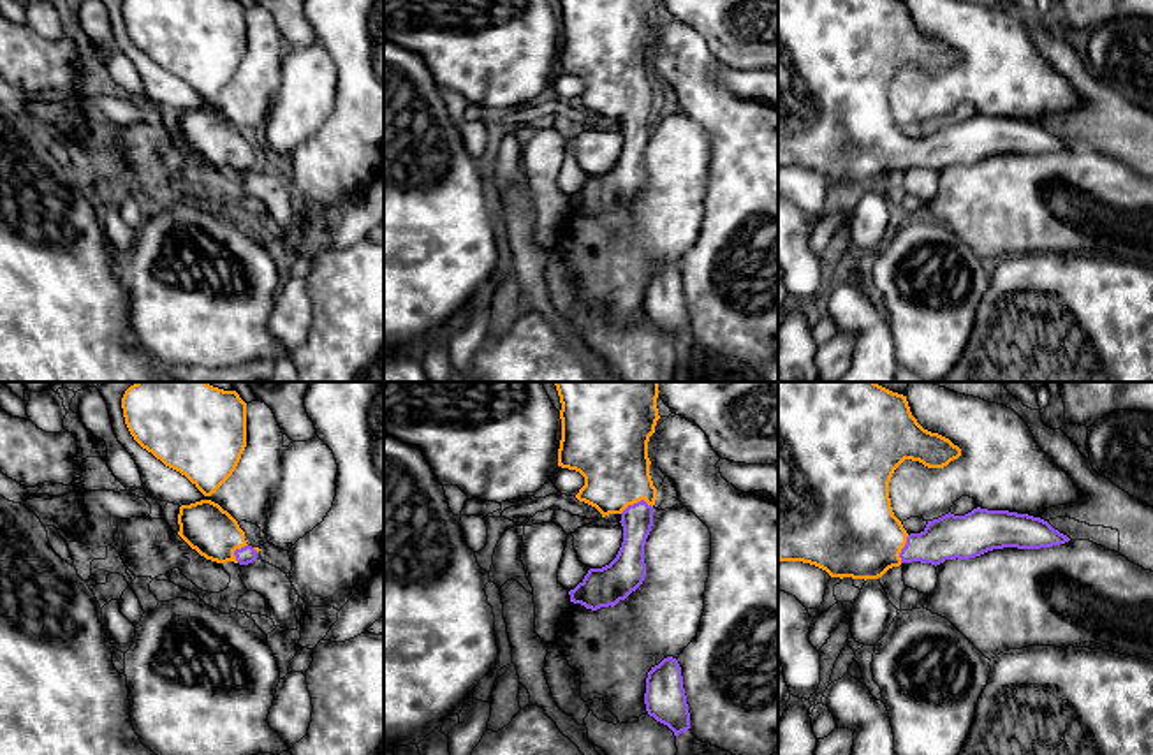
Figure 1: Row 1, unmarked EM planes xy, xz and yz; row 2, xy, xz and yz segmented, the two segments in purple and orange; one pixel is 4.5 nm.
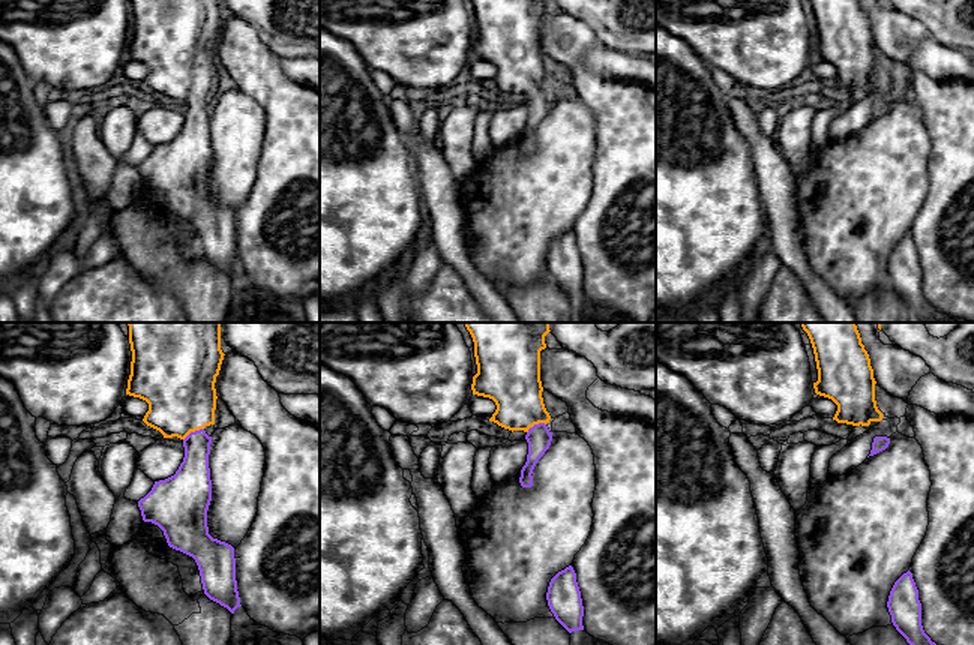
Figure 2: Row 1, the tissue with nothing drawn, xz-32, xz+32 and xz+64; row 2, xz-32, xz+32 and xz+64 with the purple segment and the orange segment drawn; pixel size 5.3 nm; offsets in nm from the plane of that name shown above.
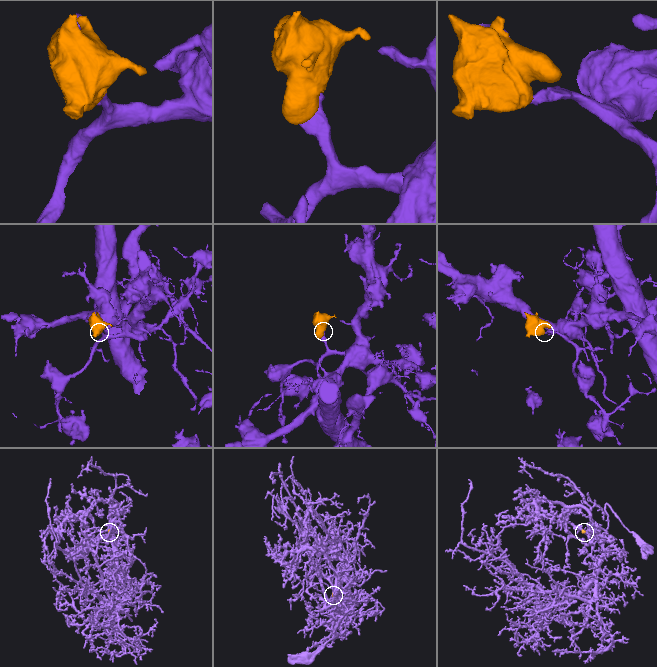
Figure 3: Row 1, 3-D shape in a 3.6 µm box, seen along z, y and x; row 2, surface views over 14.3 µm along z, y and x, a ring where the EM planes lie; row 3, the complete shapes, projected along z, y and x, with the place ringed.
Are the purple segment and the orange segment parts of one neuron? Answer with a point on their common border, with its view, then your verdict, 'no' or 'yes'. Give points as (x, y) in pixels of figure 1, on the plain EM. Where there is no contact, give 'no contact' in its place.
meets purple in xz at (638, 108); yes

